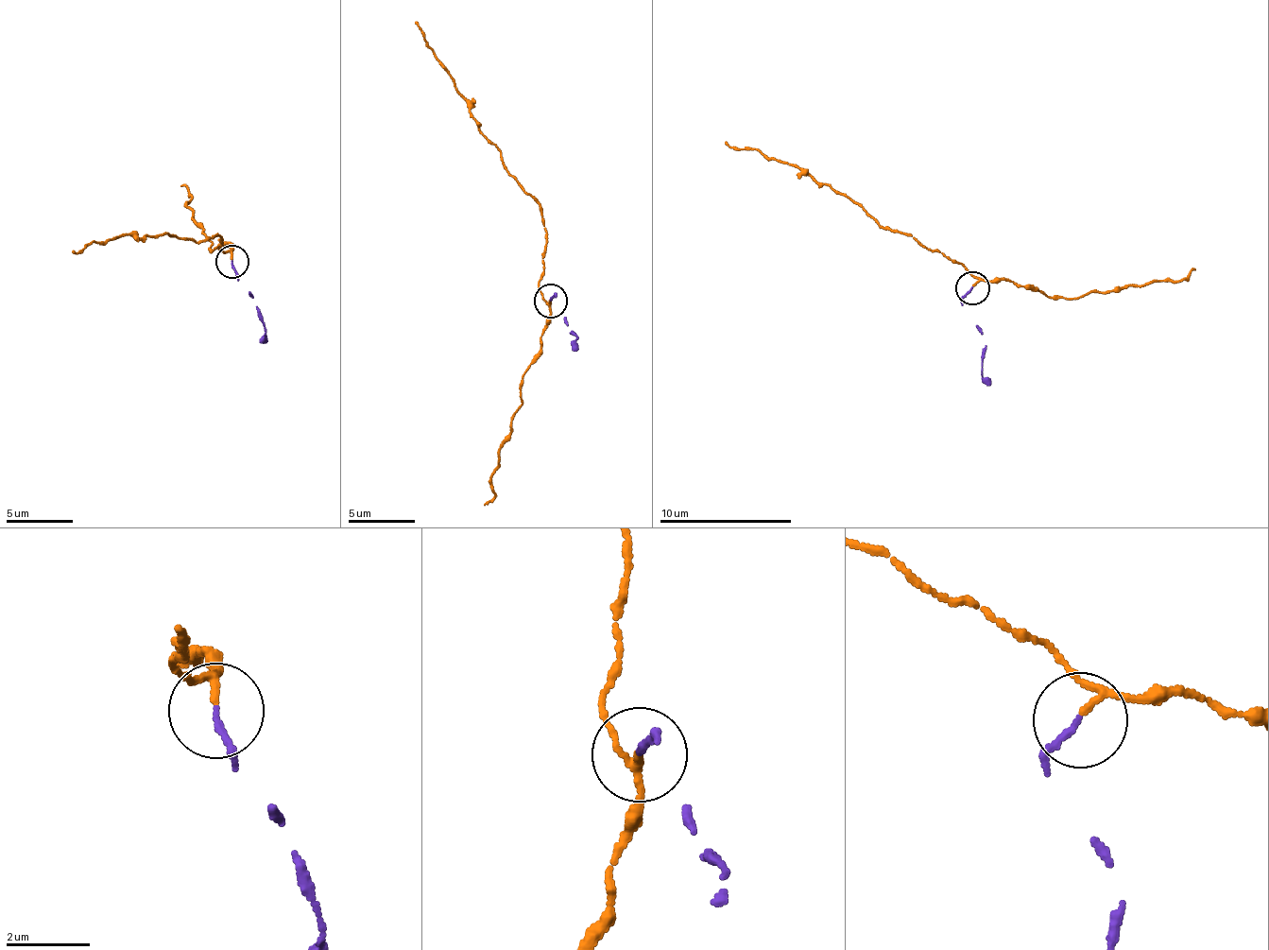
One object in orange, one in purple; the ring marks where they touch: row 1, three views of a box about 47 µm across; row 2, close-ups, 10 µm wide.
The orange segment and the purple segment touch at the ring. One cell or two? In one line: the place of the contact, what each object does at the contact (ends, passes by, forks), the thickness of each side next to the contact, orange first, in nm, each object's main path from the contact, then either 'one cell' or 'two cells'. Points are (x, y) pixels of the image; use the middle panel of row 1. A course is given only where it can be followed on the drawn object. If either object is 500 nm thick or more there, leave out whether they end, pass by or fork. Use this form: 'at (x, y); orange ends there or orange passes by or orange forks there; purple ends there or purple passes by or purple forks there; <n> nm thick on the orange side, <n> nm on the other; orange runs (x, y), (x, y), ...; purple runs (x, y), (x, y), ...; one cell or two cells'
at (550, 301); orange passes by; purple ends there; 130 nm thick on the orange side, 130 nm on the other; orange runs (549, 301), (538, 282), (545, 255), (543, 209), (478, 129), (459, 90), (414, 21); purple runs (549, 302), (555, 298), (566, 325), (576, 338), (573, 351); one cell

